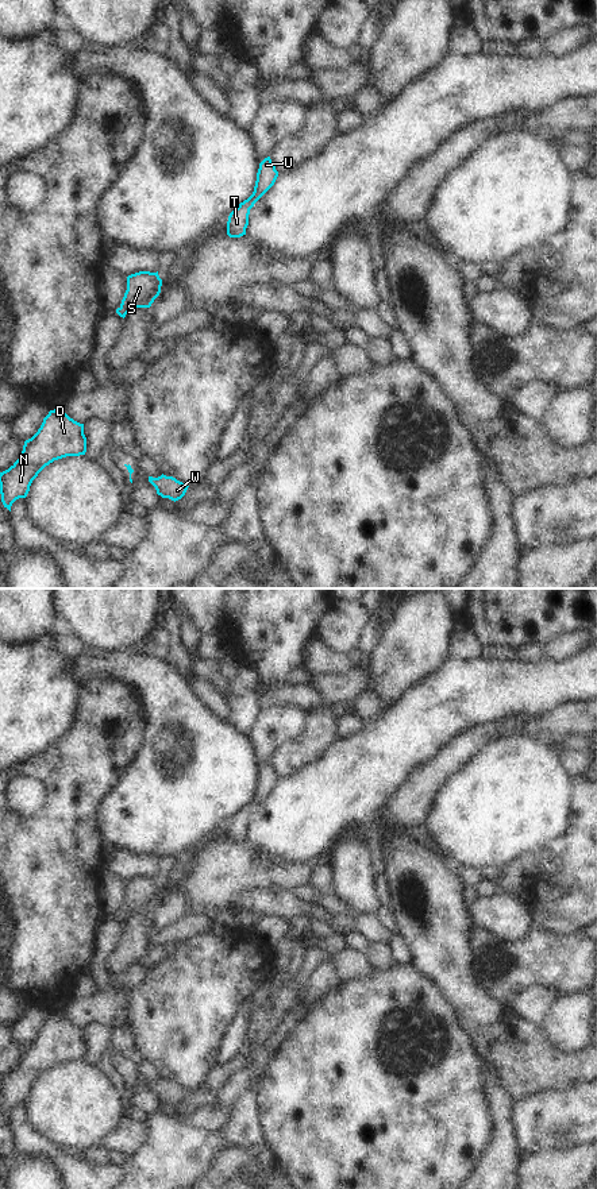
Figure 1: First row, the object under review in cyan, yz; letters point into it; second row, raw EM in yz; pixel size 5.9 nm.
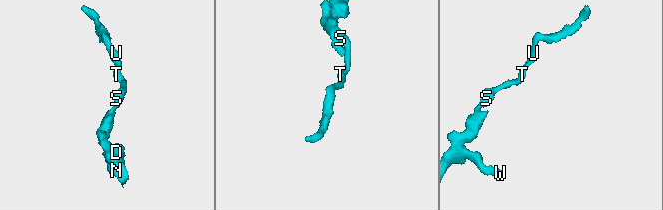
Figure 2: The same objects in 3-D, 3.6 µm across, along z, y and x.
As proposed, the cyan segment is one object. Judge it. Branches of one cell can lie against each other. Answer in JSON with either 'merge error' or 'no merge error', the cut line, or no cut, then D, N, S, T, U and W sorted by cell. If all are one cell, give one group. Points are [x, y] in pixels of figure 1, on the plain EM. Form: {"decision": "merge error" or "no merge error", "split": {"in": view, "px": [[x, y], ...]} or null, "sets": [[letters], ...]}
{"decision": "no merge error", "split": null, "sets": [["D", "N", "S", "T", "U", "W"]]}

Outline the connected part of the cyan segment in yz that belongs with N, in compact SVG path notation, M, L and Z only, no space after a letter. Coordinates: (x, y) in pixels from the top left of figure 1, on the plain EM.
M62 1014L50 1015L38 1036L24 1046L19 1063L8 1074L0 1077L0 1099L4 1112L11 1116L11 1111L16 1104L26 1103L32 1085L46 1070L66 1061L85 1059L85 1057L84 1028L70 1023Z

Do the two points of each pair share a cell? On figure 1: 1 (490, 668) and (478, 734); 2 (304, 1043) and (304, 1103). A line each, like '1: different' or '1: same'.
1: different
2: same

